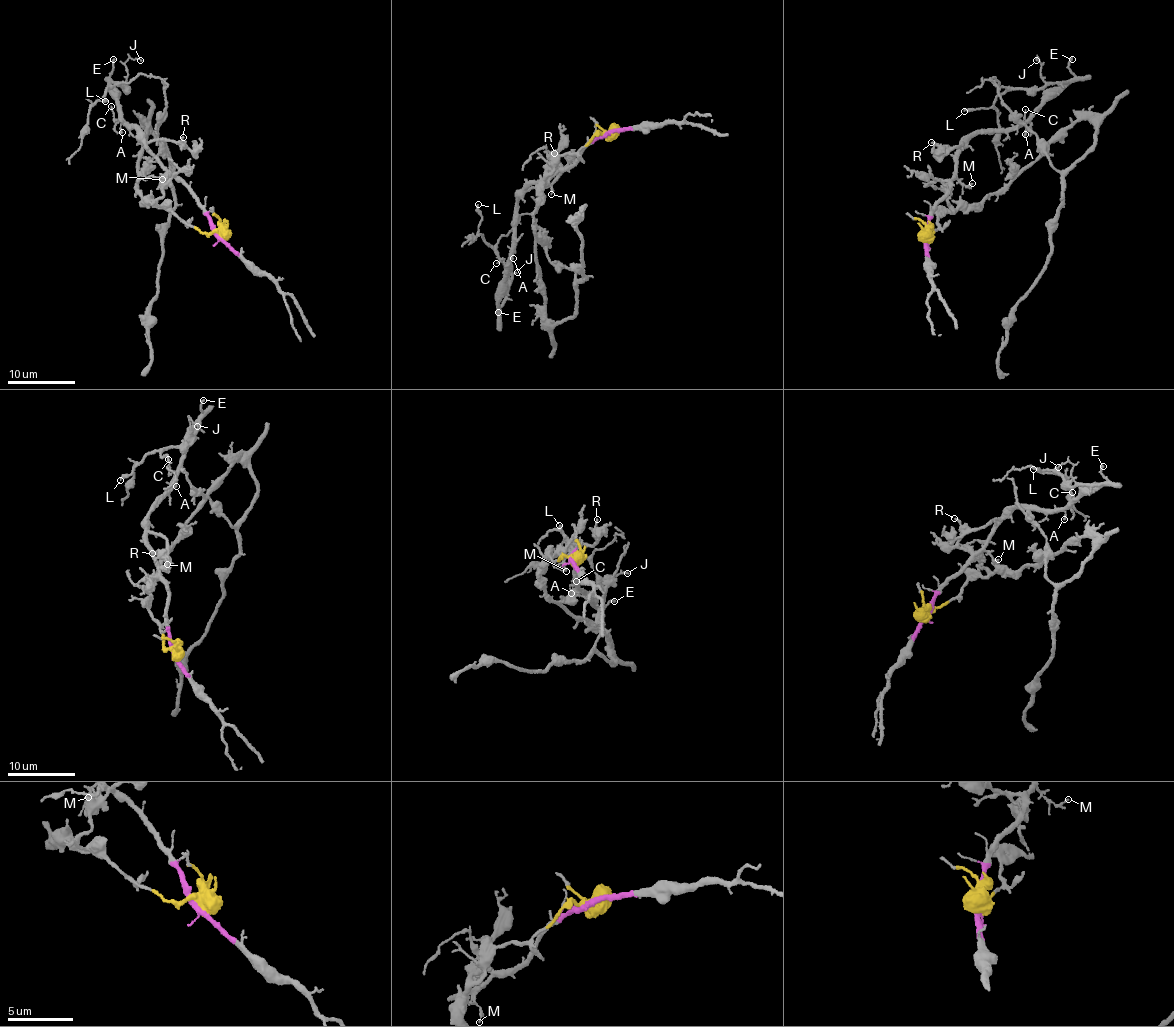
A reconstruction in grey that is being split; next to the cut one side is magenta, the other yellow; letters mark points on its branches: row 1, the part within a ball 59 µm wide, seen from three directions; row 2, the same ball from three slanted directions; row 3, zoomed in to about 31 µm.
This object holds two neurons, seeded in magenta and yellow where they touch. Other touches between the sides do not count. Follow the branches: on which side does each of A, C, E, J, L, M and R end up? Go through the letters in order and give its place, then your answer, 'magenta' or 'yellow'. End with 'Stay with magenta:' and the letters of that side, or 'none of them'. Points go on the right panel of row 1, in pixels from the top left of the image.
A: place (1025, 134); magenta
C: place (1025, 109); magenta
E: place (1072, 59); magenta
J: place (1036, 60); magenta
L: place (964, 111); magenta
M: place (972, 183); magenta
R: place (931, 142); magenta
Stay with magenta: A, C, E, J, L, M, R

